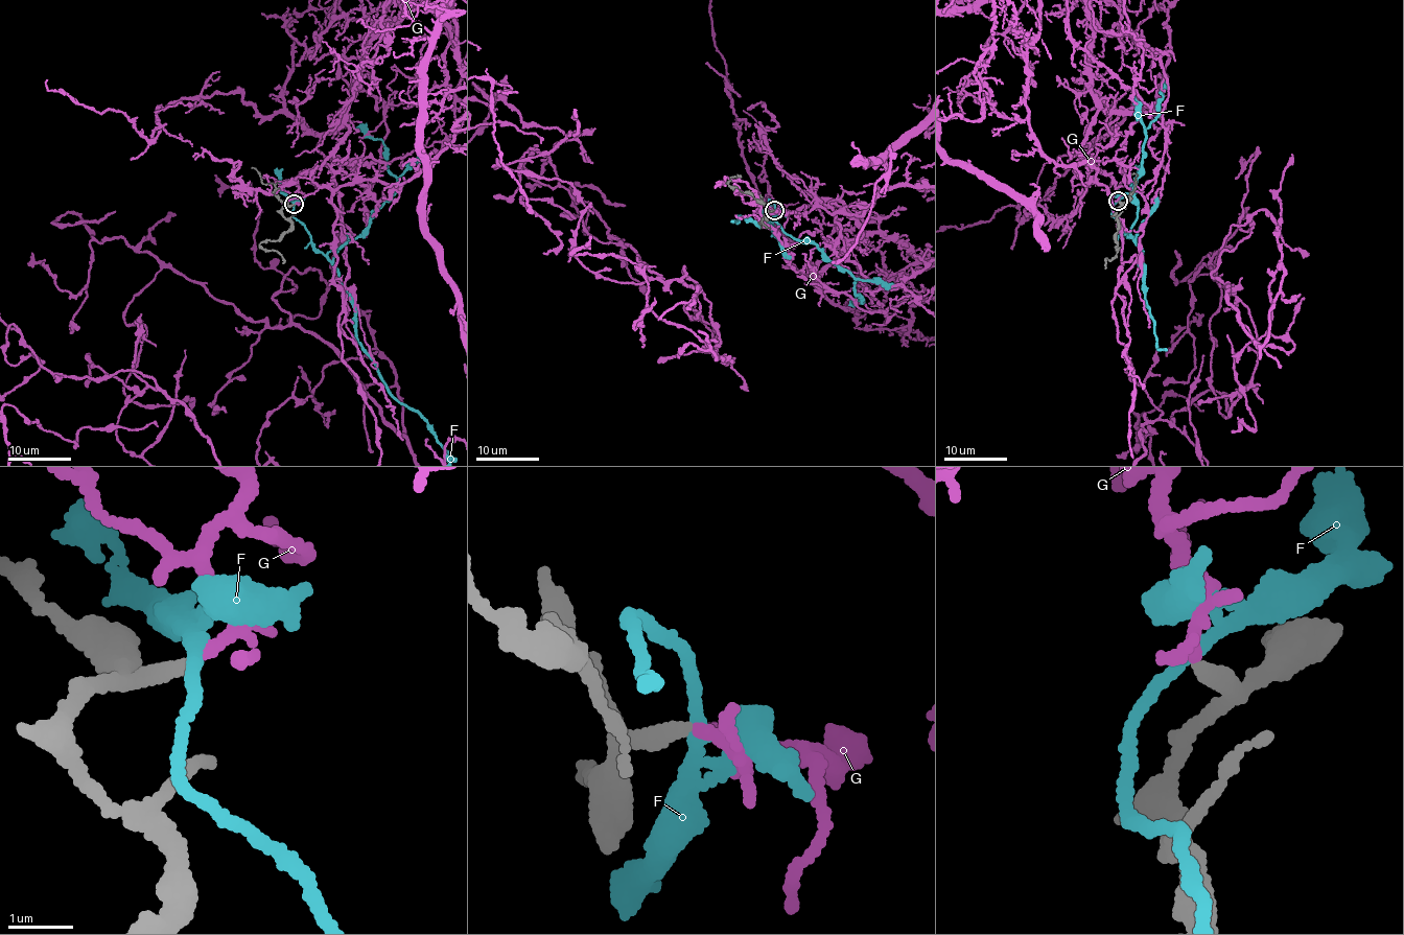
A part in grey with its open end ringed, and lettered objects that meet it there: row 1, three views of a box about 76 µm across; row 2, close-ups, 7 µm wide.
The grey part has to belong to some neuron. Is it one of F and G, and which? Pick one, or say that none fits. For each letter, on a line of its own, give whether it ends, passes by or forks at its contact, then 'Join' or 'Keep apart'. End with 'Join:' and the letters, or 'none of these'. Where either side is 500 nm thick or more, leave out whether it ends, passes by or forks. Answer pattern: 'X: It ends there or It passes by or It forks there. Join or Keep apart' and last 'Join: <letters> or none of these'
F: It forks there. Keep apart
G: It forks there. Join
Join: G

